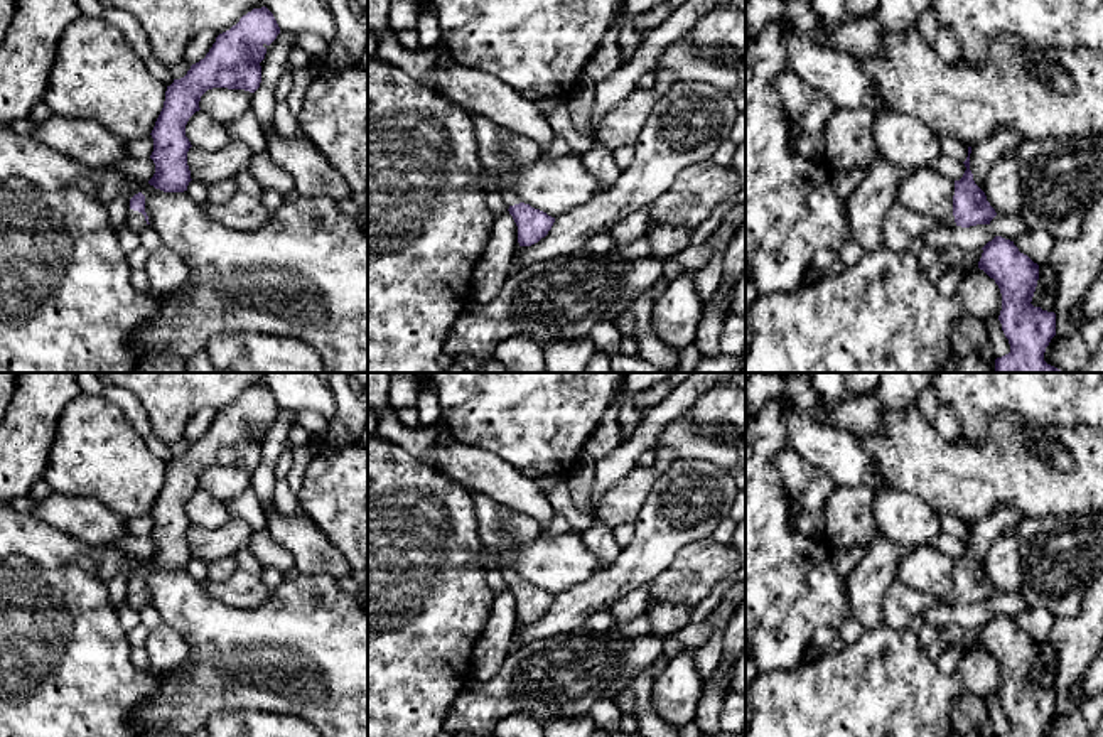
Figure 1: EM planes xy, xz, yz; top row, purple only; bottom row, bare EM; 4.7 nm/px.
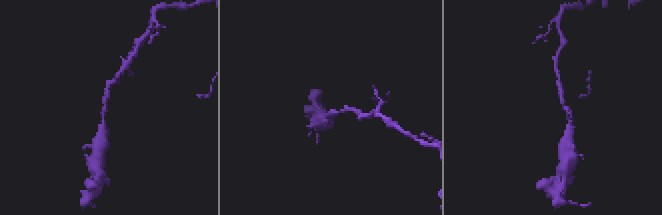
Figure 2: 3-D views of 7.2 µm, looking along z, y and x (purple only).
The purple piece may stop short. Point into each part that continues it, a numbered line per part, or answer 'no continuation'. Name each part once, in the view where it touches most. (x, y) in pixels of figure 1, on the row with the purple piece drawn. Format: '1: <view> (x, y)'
1: xy (135, 220)

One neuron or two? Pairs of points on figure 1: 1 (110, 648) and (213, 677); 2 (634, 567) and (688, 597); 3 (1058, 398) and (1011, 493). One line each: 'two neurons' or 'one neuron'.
1: two neurons
2: two neurons
3: two neurons

